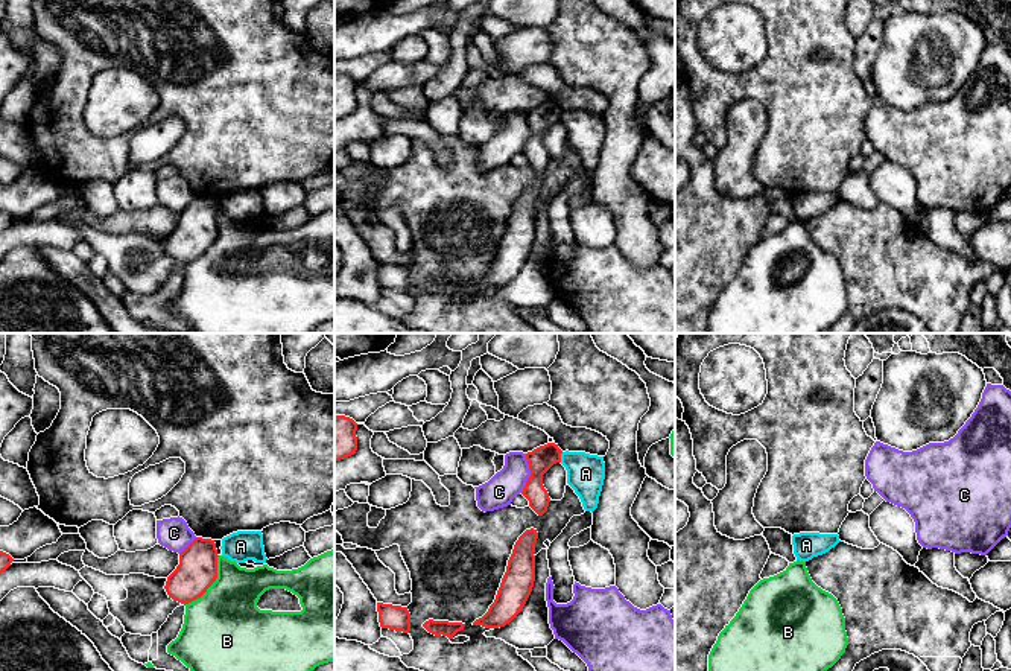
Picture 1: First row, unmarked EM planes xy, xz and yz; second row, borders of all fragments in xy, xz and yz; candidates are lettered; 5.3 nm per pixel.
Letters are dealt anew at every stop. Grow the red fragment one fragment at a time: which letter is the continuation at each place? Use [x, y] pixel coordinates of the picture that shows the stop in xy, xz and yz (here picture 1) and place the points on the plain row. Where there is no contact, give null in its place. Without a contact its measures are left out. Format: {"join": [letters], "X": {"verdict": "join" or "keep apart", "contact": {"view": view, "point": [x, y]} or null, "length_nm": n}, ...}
{"join": [], "A": {"verdict": "keep apart", "contact": {"view": "xz", "point": [560, 116]}, "length_nm": 60}, "B": {"verdict": "keep apart", "contact": {"view": "xy", "point": [212, 242]}, "length_nm": 320}, "C": {"verdict": "keep apart", "contact": {"view": "xz", "point": [531, 133]}, "length_nm": 220}}

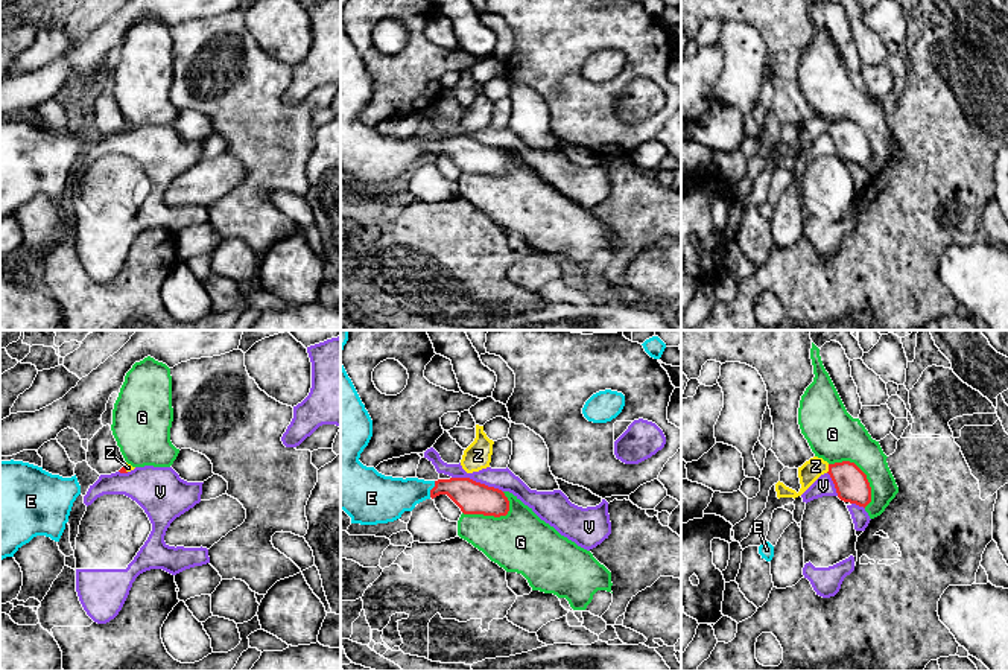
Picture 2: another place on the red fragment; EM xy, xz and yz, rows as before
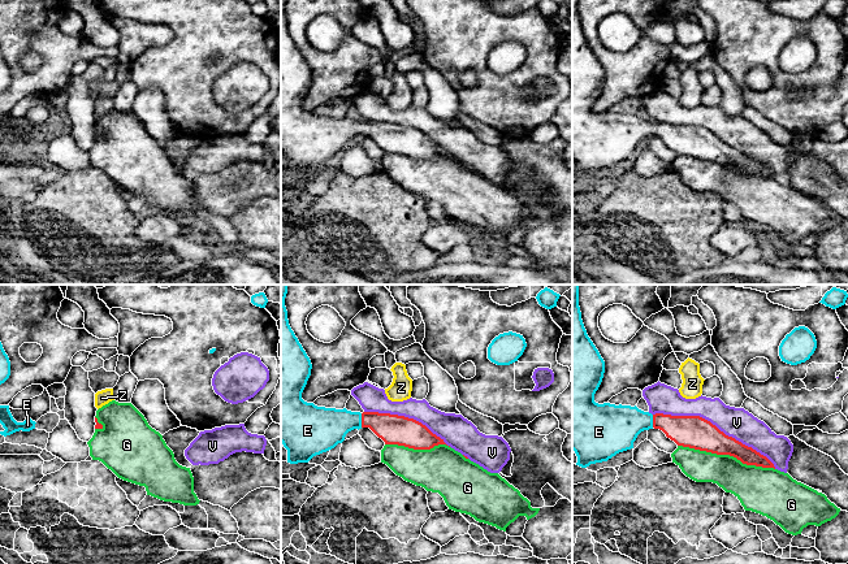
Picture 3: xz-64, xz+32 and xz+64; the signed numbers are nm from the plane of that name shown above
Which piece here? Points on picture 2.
{"join": ["E"], "E": {"verdict": "join", "contact": {"view": "xz", "point": [432, 148]}, "length_nm": 90}, "G": {"verdict": "keep apart", "contact": {"view": "yz", "point": [864, 133]}, "length_nm": 300}, "V": {"verdict": "keep apart", "contact": {"view": "xz", "point": [478, 142]}, "length_nm": 280}, "Z": {"verdict": "keep apart", "contact": {"view": "yz", "point": [829, 128]}, "length_nm": 50}}

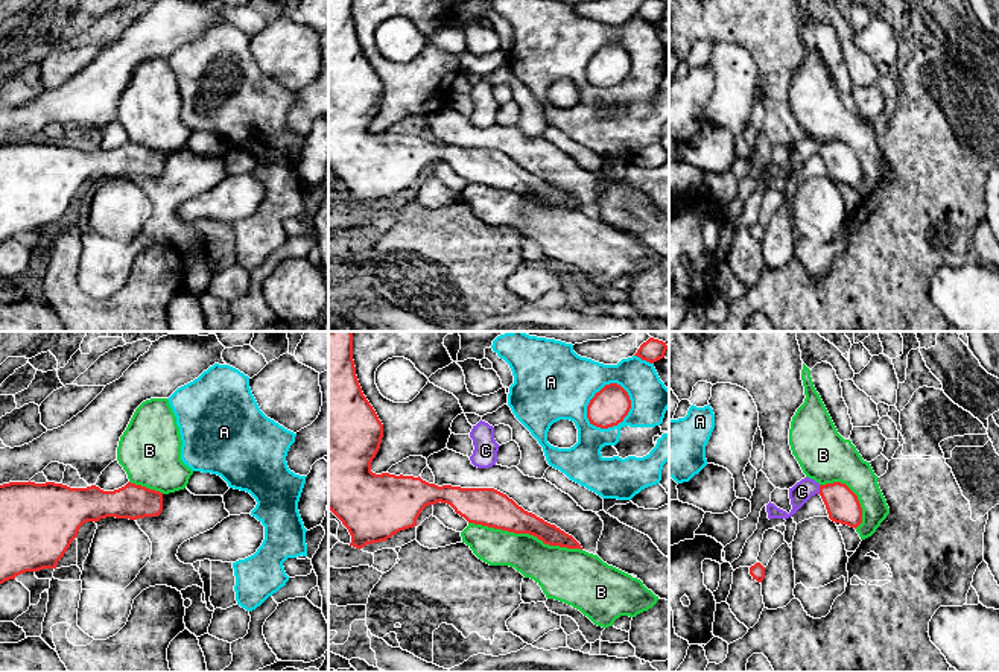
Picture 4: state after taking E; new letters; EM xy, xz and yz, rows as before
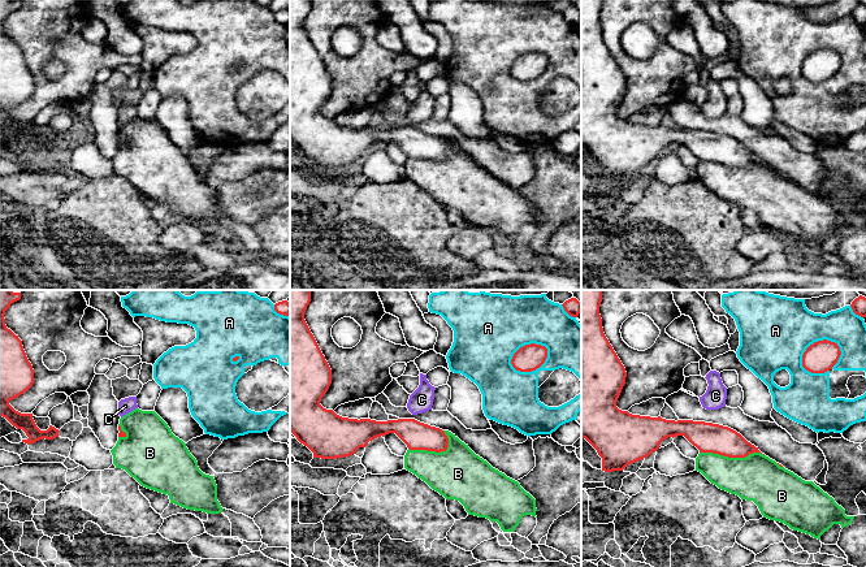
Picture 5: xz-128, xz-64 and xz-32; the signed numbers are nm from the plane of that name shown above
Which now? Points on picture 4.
{"join": [], "A": {"verdict": "keep apart", "contact": {"view": "xz", "point": [592, 58]}, "length_nm": 280}, "B": {"verdict": "keep apart", "contact": {"view": "xz", "point": [525, 192]}, "length_nm": 600}, "C": {"verdict": "keep apart", "contact": {"view": "yz", "point": [820, 149]}, "length_nm": 50}}

